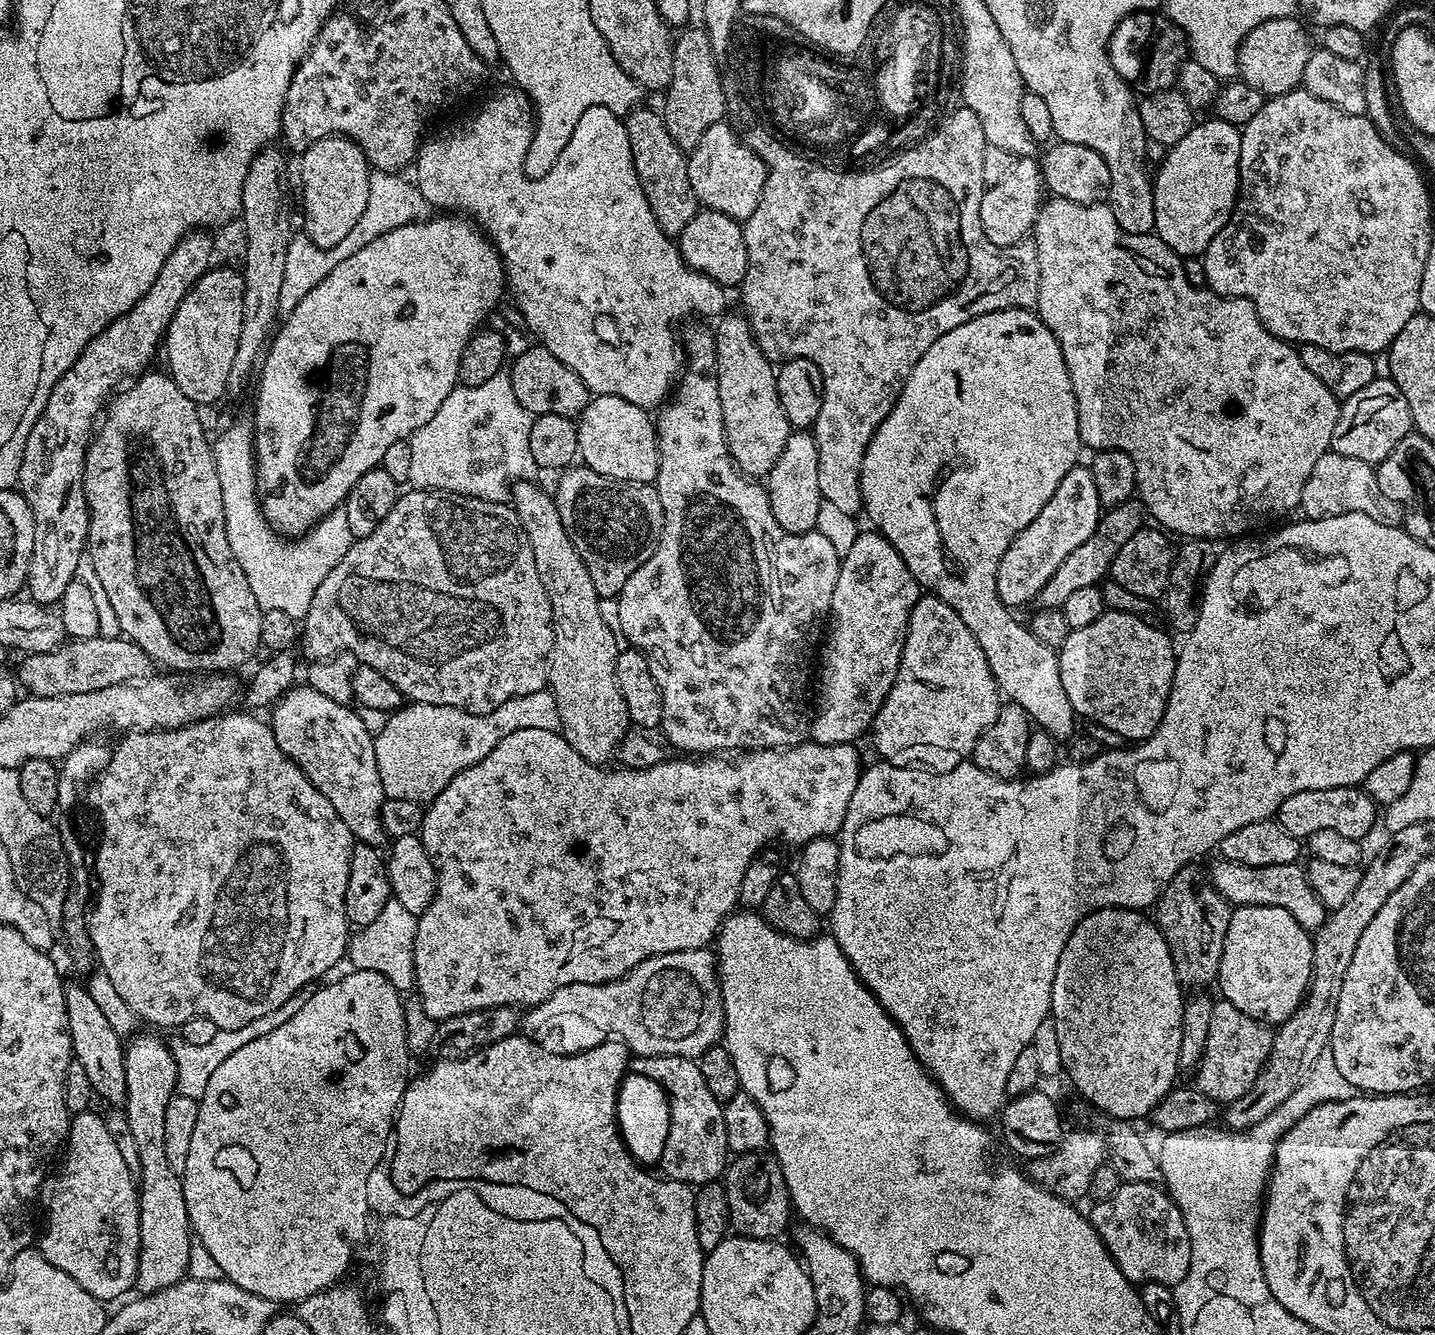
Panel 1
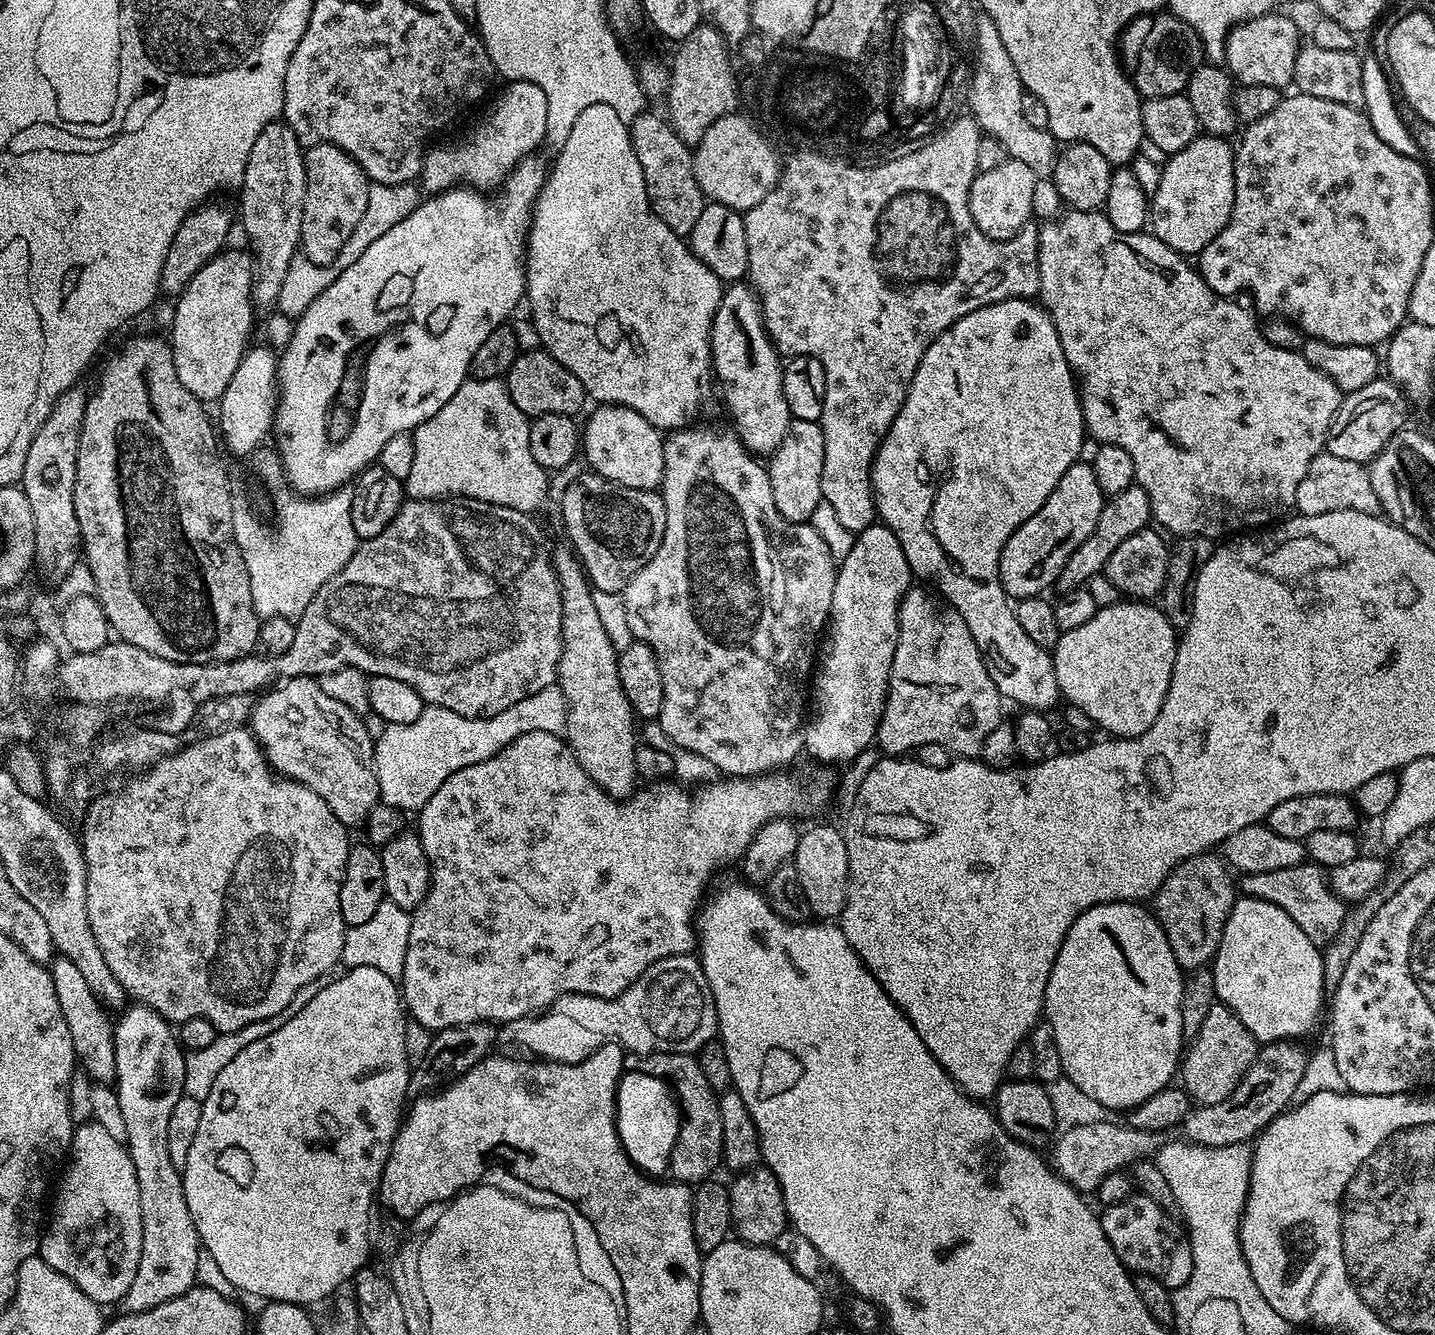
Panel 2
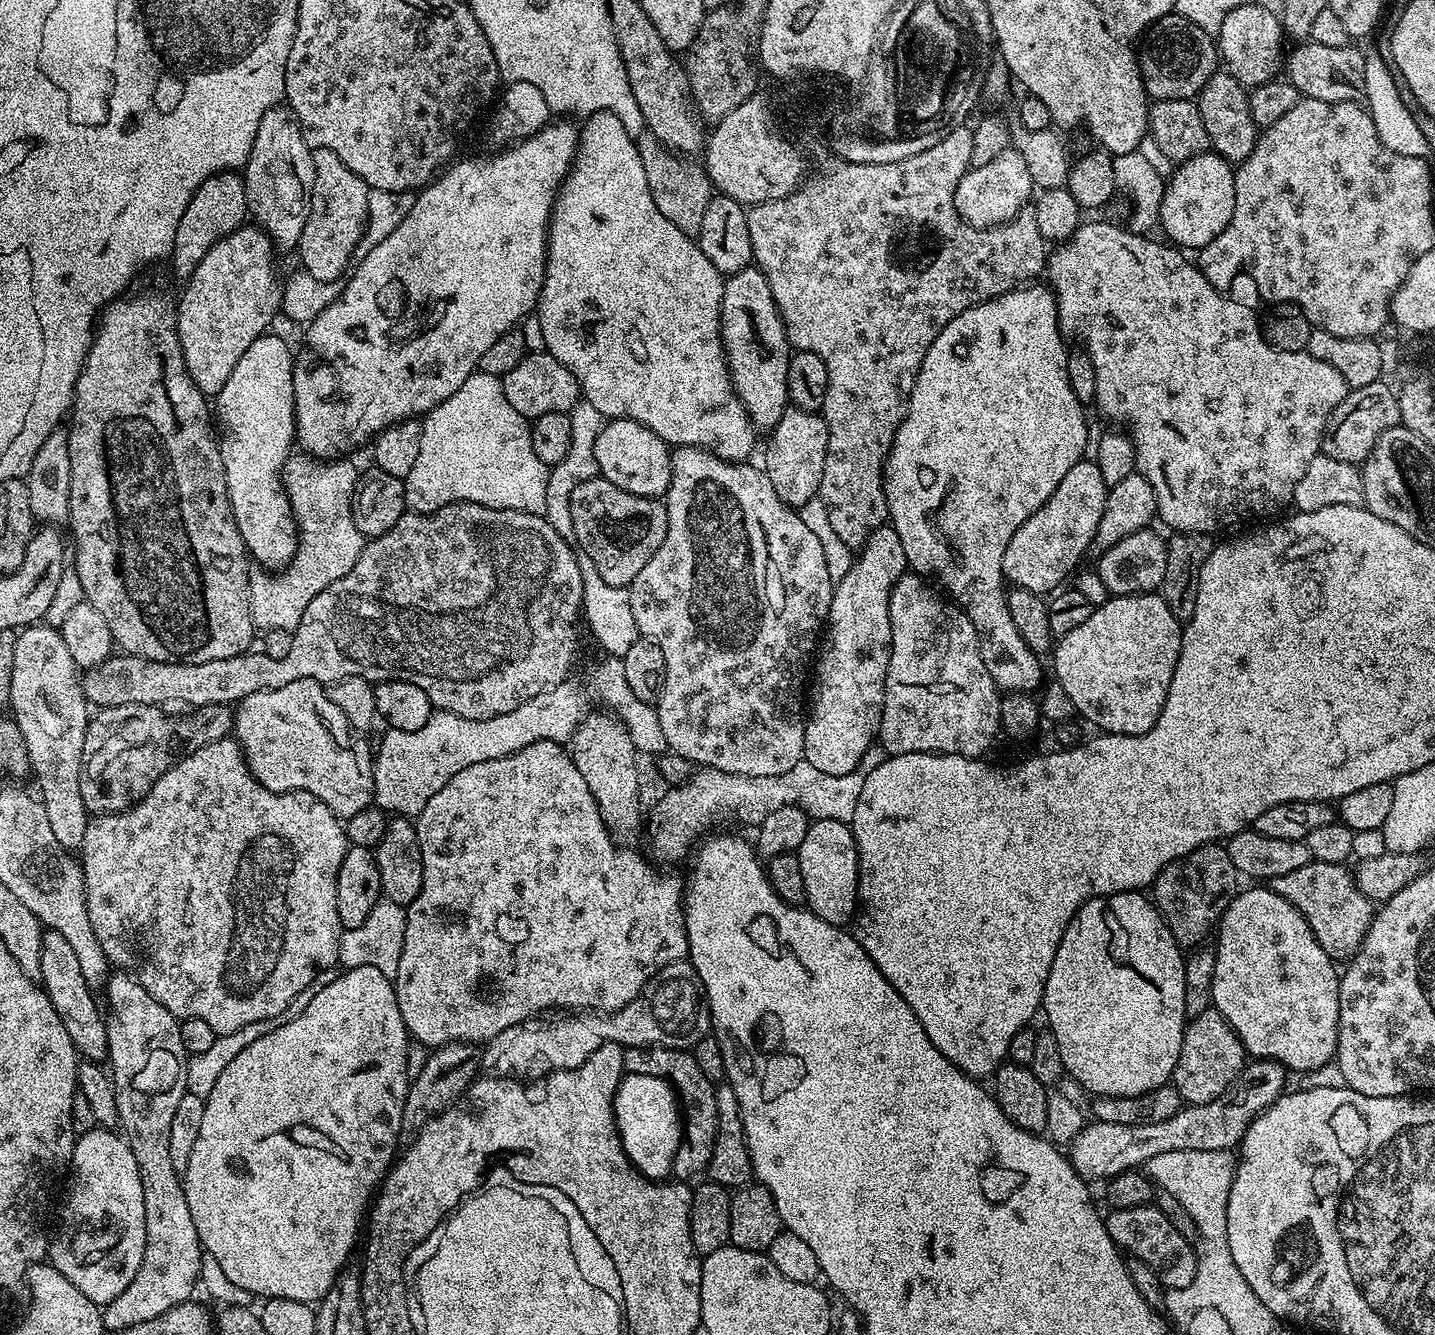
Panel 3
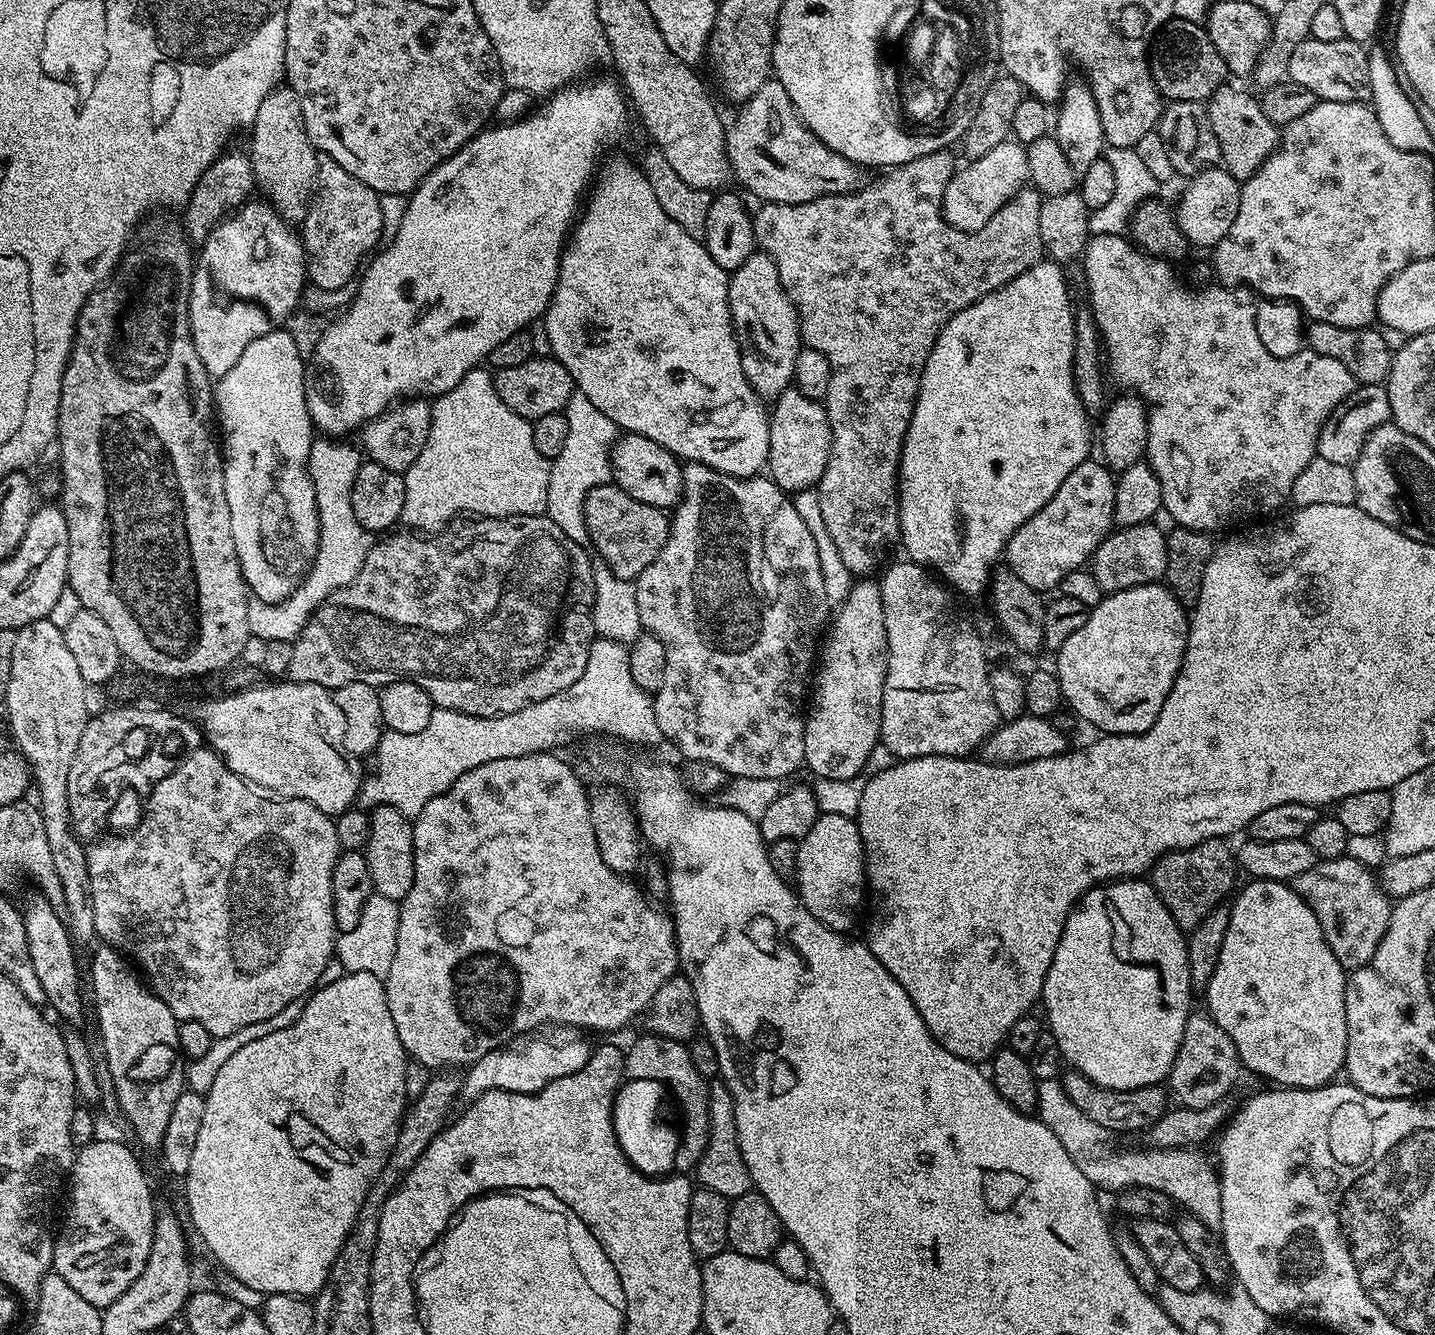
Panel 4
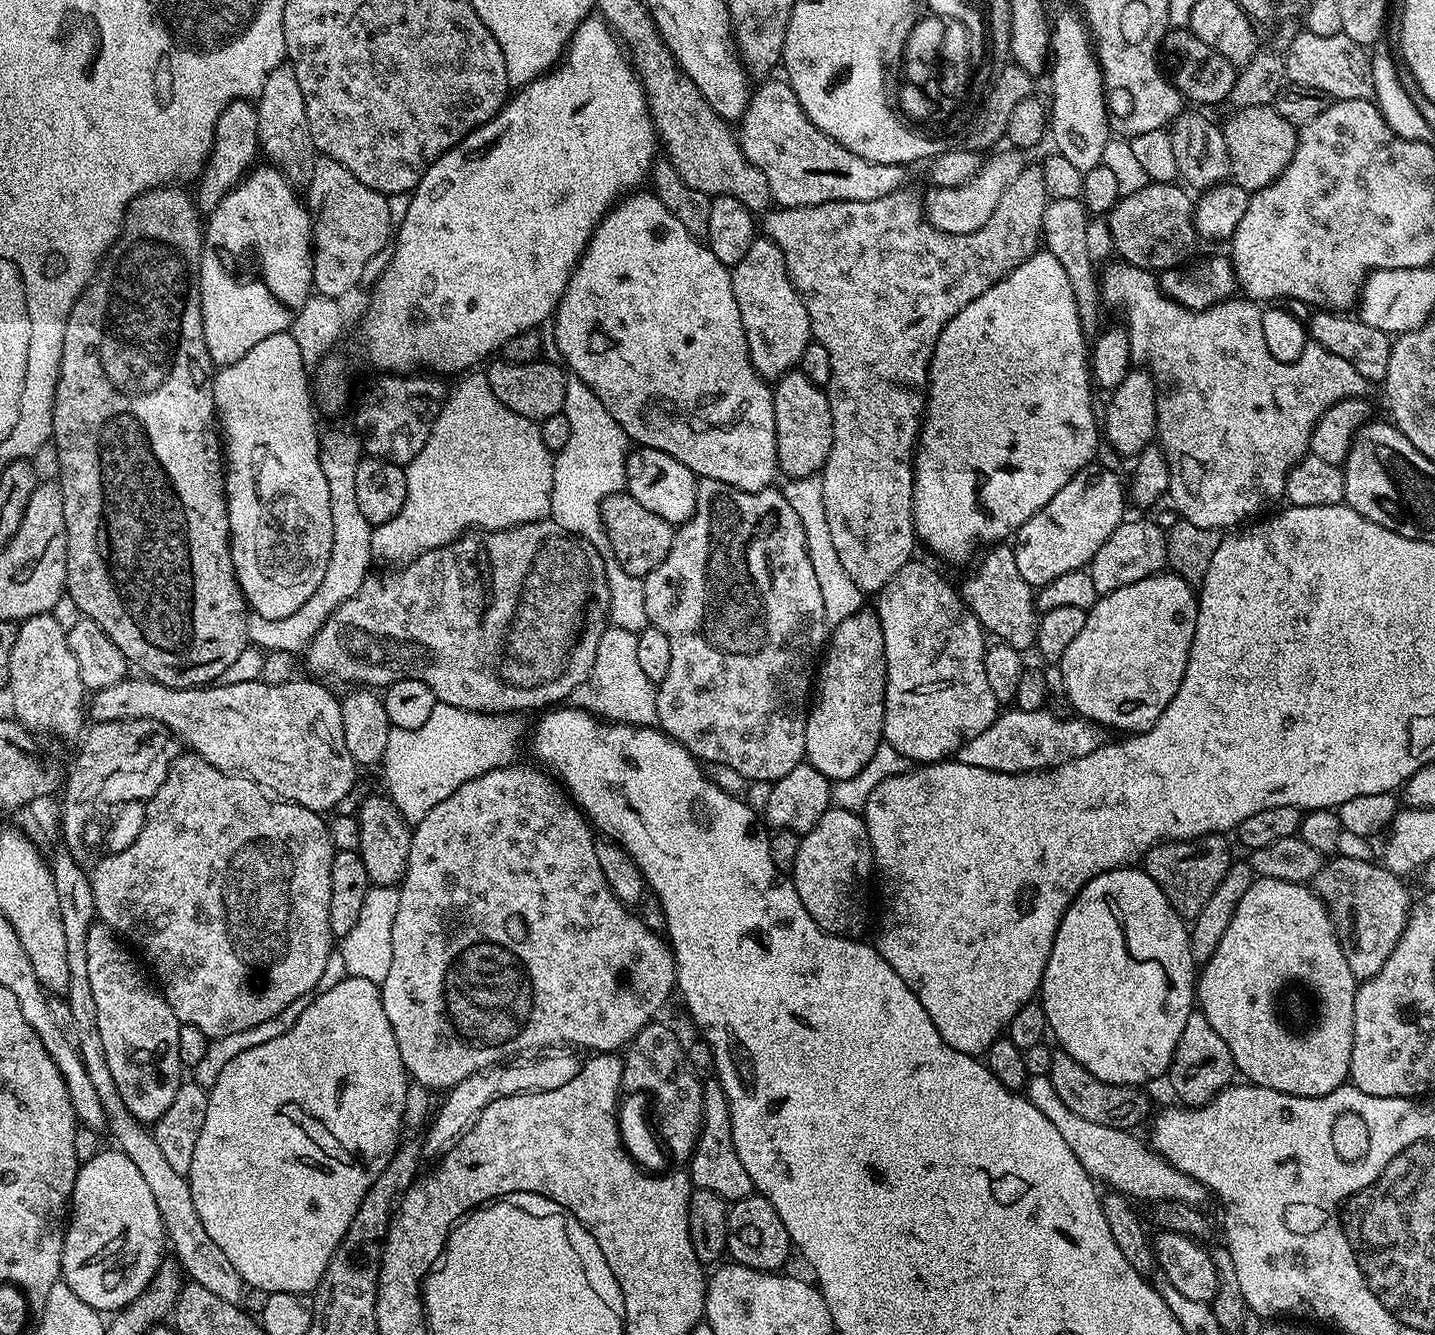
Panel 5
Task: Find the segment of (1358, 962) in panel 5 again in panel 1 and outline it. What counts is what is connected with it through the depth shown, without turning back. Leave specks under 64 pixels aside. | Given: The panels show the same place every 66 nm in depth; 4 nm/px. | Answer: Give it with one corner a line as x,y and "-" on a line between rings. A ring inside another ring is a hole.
1216,858
1210,868
1212,885
1219,890
1222,898
1236,908
1242,906
1278,906
1298,922
1309,934
1315,933
1322,926
1326,910
1314,894
1308,881
1307,871
1299,863
1279,864
1278,866
1246,866
1242,862
1230,862

